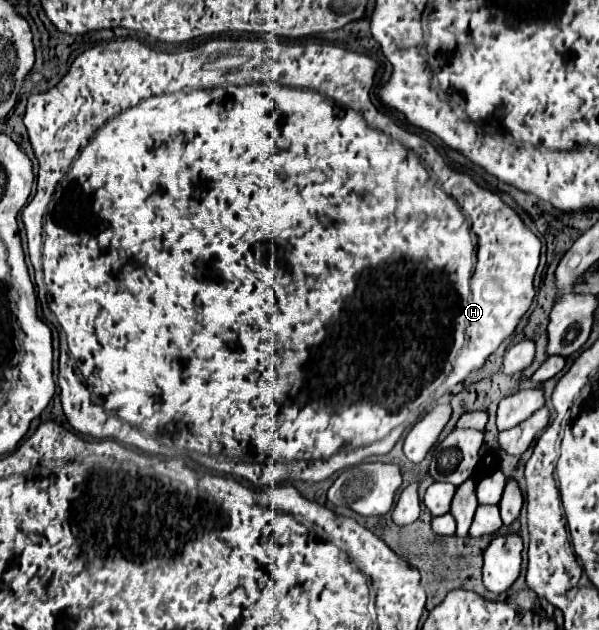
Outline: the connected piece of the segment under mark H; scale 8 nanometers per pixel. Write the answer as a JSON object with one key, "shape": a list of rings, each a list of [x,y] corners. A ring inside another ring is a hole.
{"shape":[[[216,37],[211,38],[206,43],[202,43],[202,45],[198,45],[198,47],[194,47],[194,49],[166,52],[146,47],[146,45],[138,43],[136,39],[114,39],[114,41],[108,41],[108,43],[98,43],[98,45],[90,47],[90,49],[86,49],[84,53],[80,53],[74,59],[70,71],[58,81],[56,87],[48,89],[46,93],[36,93],[36,95],[28,97],[24,125],[28,129],[28,137],[30,137],[34,155],[38,159],[38,179],[36,179],[38,189],[36,189],[34,199],[22,209],[22,221],[24,221],[24,227],[26,227],[28,251],[35,272],[34,283],[37,288],[37,297],[41,303],[45,301],[48,303],[50,311],[56,315],[56,319],[62,329],[59,342],[58,385],[60,385],[60,399],[62,399],[64,415],[68,417],[70,425],[82,435],[88,435],[88,437],[94,437],[94,439],[120,439],[120,443],[125,446],[148,455],[160,455],[170,458],[173,457],[173,453],[177,455],[179,453],[179,455],[183,456],[184,449],[196,451],[196,453],[204,453],[204,455],[196,455],[194,461],[204,465],[204,467],[208,467],[208,469],[214,469],[218,473],[228,473],[228,475],[238,475],[242,479],[248,479],[256,487],[266,487],[266,485],[276,485],[276,483],[282,483],[282,481],[324,481],[324,479],[328,479],[330,475],[334,475],[337,471],[352,467],[352,465],[358,465],[358,463],[362,463],[370,457],[384,455],[392,447],[394,448],[394,445],[403,444],[408,431],[413,427],[412,423],[414,421],[417,422],[422,414],[432,411],[436,405],[450,405],[453,397],[449,394],[451,389],[458,383],[462,383],[472,371],[478,371],[484,365],[488,355],[494,353],[498,349],[498,345],[506,337],[510,337],[514,333],[518,321],[528,311],[528,307],[532,303],[532,297],[536,293],[532,281],[534,281],[536,267],[539,265],[542,243],[522,223],[522,219],[510,207],[506,207],[506,203],[496,193],[478,187],[468,175],[456,173],[450,167],[446,167],[444,159],[438,157],[436,149],[428,141],[424,141],[420,135],[410,132],[406,127],[398,126],[388,114],[380,112],[370,103],[370,95],[368,93],[370,93],[370,89],[374,85],[374,71],[376,71],[376,63],[370,57],[360,55],[360,53],[355,51],[342,49],[342,47],[336,47],[336,45],[320,45],[320,43],[280,45],[278,41],[272,41],[272,39],[259,40]],[[206,83],[210,87],[214,87],[214,89],[188,91],[188,87],[206,87]],[[420,149],[422,149],[422,159],[426,161],[426,167],[432,171],[436,183],[448,195],[430,179],[430,173],[426,171],[426,167],[422,165],[420,156],[416,152],[420,151]],[[398,425],[400,425],[400,435],[404,433],[401,438],[394,437],[394,433],[392,433]],[[228,457],[236,457],[236,461],[253,463],[253,465],[236,465]],[[272,461],[316,461],[316,463],[272,463]]]}

